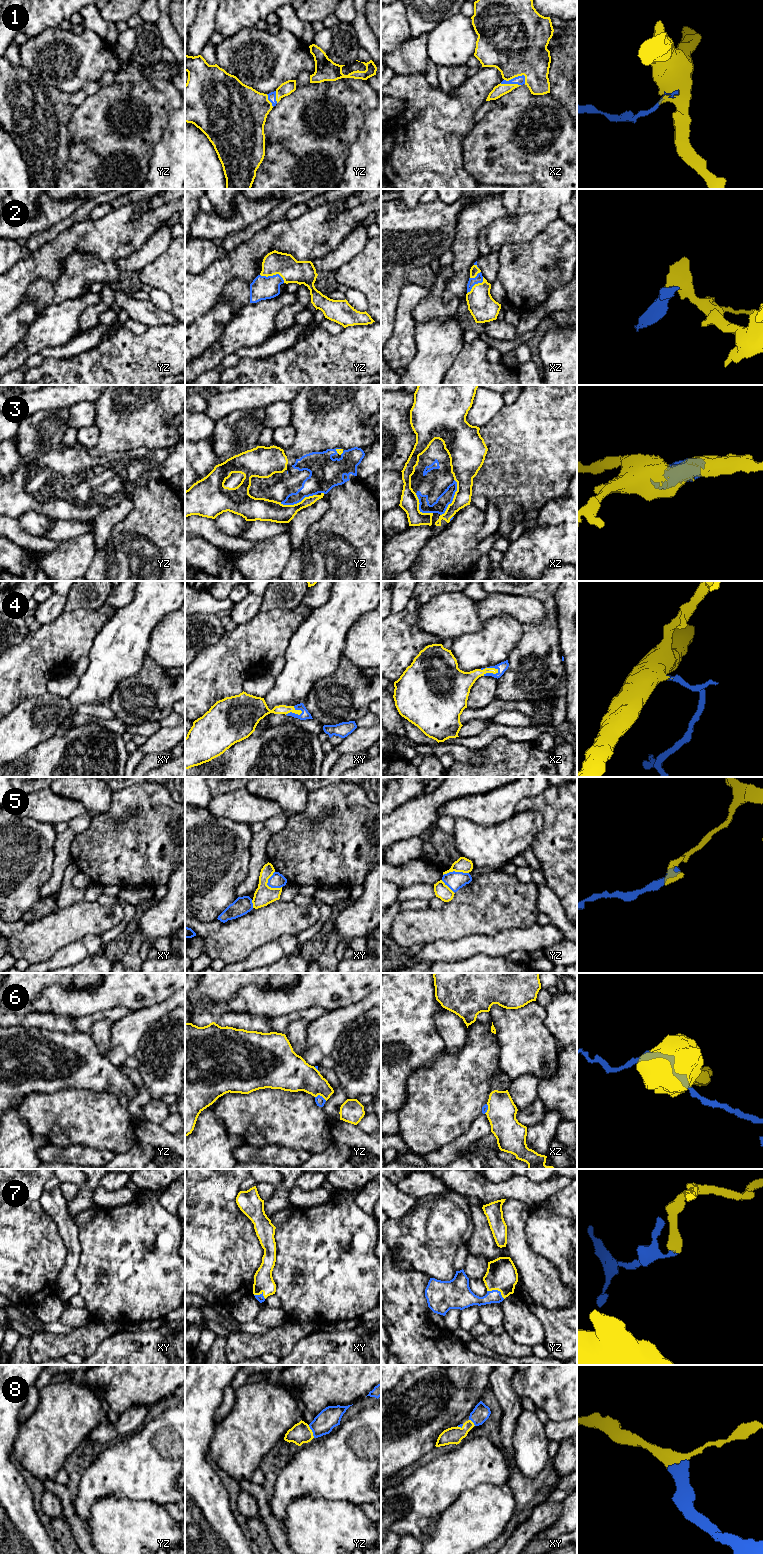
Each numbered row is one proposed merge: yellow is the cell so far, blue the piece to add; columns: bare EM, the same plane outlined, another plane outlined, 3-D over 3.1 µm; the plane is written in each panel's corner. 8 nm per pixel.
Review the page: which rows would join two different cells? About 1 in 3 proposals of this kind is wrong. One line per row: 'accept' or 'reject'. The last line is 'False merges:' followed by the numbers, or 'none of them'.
1: accept
2: accept
3: accept
4: accept
5: reject
6: reject
7: accept
8: accept
False merges: 5, 6

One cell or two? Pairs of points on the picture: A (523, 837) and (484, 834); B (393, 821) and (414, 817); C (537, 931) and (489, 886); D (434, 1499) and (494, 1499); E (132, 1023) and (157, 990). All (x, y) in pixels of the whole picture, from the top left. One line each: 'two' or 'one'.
A: one
B: one
C: two
D: two
E: two

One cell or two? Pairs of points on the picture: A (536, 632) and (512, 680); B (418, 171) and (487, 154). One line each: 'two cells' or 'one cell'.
A: one cell
B: two cells

